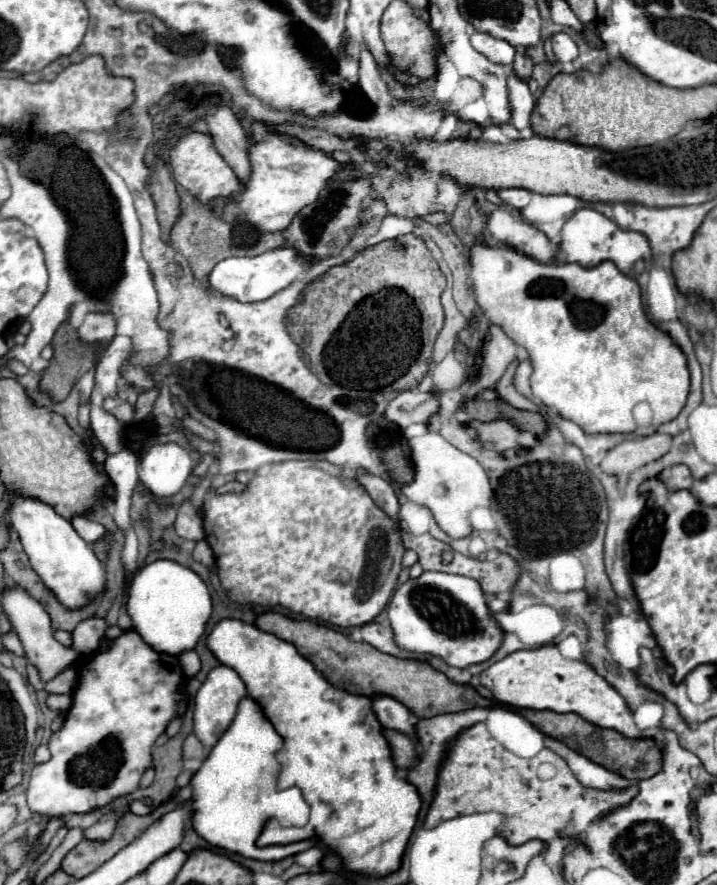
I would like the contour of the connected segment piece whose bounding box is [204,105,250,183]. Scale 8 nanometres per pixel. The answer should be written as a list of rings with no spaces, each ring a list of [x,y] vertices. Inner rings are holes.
[[[220,105],[212,113],[204,115],[204,121],[208,123],[218,153],[230,163],[238,179],[246,183],[250,177],[248,137],[236,115],[230,111],[230,107]]]

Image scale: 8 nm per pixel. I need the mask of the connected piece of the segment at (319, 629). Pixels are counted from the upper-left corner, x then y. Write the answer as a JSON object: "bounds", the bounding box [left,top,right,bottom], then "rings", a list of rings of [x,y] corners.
{"bounds":[256,613,488,719],"rings":[[[264,613],[258,617],[256,625],[266,633],[272,633],[284,641],[294,643],[300,655],[310,659],[314,667],[322,671],[332,685],[354,695],[394,697],[400,703],[404,703],[418,719],[430,719],[442,713],[458,713],[472,707],[488,707],[488,699],[484,699],[474,687],[452,683],[444,673],[434,671],[428,663],[396,659],[392,655],[380,653],[368,643],[350,641],[346,635],[324,625],[288,619],[286,615],[280,613]]]}

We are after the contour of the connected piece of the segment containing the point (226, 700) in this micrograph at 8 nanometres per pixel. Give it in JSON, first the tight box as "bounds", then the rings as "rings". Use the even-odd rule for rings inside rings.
{"bounds":[194,665,246,749],"rings":[[[220,665],[208,673],[208,679],[202,683],[202,687],[198,689],[198,693],[194,697],[194,733],[206,749],[212,749],[218,743],[220,735],[232,723],[236,709],[238,709],[238,703],[244,697],[246,697],[244,681],[230,667]]]}

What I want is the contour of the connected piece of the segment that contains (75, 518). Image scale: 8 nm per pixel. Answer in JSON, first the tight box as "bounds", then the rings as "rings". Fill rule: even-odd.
{"bounds":[70,515,106,543],"rings":[[[72,515],[70,519],[72,527],[76,529],[76,533],[86,541],[86,543],[96,543],[96,539],[100,539],[106,533],[106,527],[94,521],[88,521],[84,515]]]}

